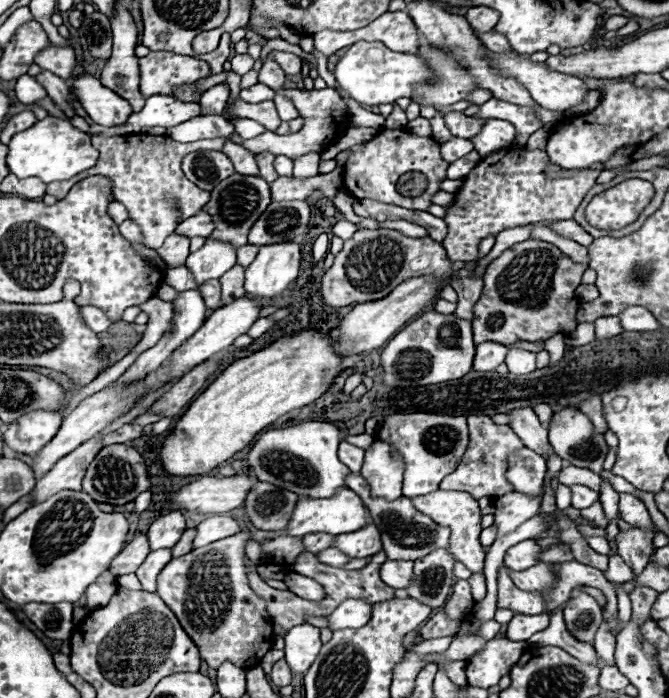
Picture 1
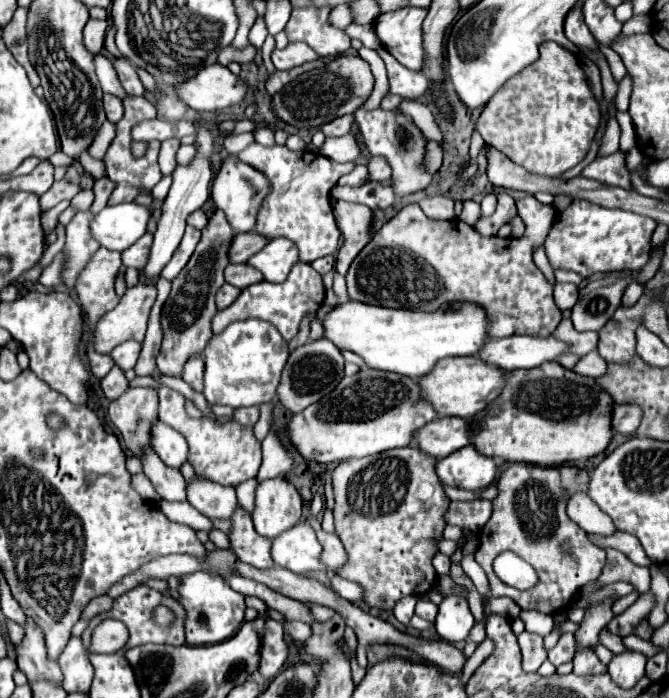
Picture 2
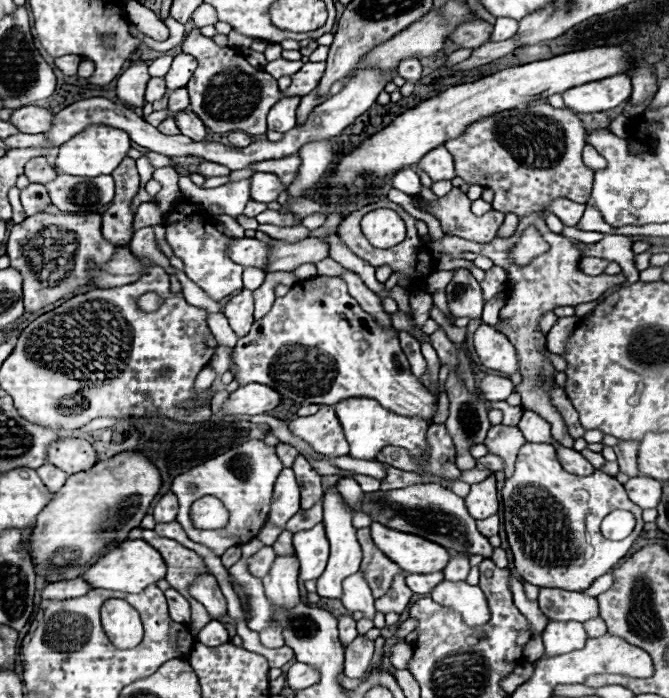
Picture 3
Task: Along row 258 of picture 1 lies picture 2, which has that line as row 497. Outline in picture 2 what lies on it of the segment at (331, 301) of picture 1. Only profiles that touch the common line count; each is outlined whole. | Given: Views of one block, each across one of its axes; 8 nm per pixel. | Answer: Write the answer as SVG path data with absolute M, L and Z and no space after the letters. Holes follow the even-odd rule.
M404 446L360 460L344 460L332 470L330 482L336 498L334 526L348 552L348 562L338 574L364 588L368 606L392 612L394 602L402 596L424 596L436 586L438 576L432 558L438 554L438 542L442 540L442 530L446 526L444 512L448 510L450 500L438 482L434 464L436 458L424 456L424 452L414 446Z

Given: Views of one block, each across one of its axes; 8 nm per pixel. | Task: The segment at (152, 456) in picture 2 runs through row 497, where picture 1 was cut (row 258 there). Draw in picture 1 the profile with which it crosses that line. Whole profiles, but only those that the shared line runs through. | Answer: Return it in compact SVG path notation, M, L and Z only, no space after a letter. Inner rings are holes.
M172 234L168 236L168 240L162 244L162 248L158 248L158 256L162 258L162 262L166 264L166 268L178 268L178 266L184 266L190 250L190 240L184 238L184 236L178 236L178 234Z

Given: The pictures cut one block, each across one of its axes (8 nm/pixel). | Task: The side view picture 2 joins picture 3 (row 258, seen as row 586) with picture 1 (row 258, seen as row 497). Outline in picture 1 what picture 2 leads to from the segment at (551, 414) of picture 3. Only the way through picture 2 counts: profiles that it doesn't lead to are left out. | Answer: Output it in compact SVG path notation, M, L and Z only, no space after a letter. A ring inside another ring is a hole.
M524 240L504 250L484 274L484 290L474 304L474 342L512 344L518 340L548 340L556 332L572 332L576 328L576 312L580 302L574 298L576 286L588 266L576 264L556 246L542 240Z

